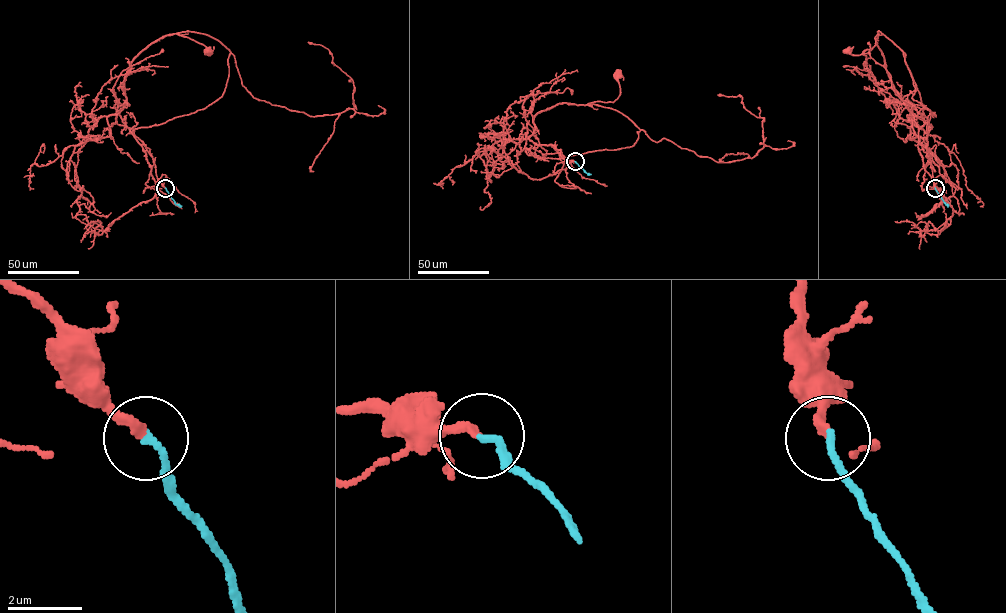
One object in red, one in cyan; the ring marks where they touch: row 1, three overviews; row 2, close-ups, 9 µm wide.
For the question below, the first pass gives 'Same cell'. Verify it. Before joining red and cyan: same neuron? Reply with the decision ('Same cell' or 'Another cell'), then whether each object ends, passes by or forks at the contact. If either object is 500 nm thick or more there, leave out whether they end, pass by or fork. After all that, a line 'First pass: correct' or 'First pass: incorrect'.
Same cell. At the ring red ends. At the ring cyan ends
First pass: correct

